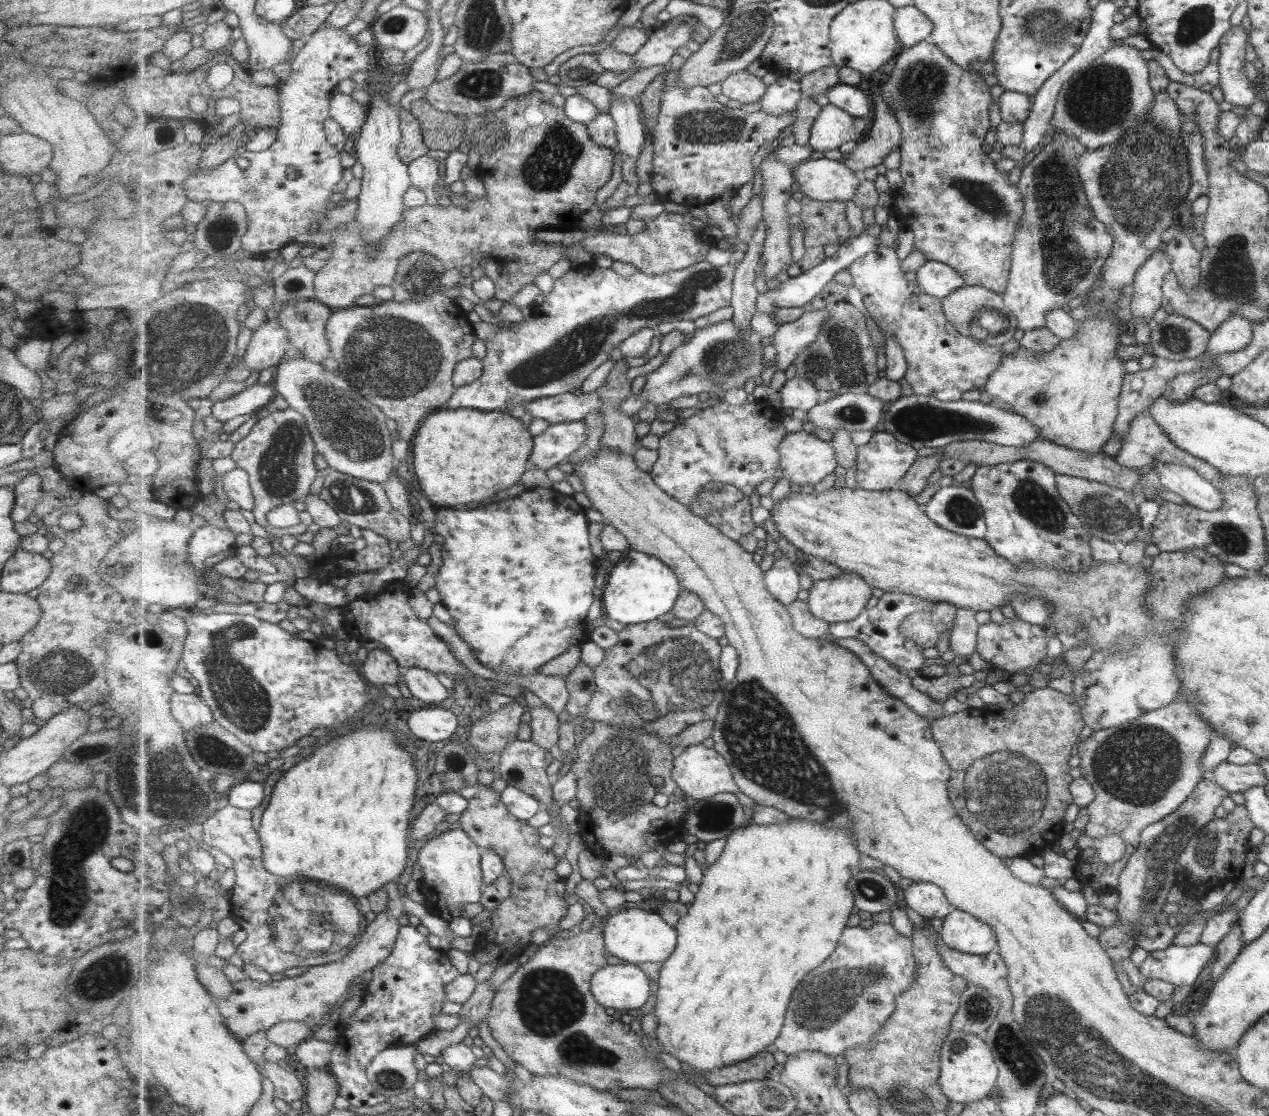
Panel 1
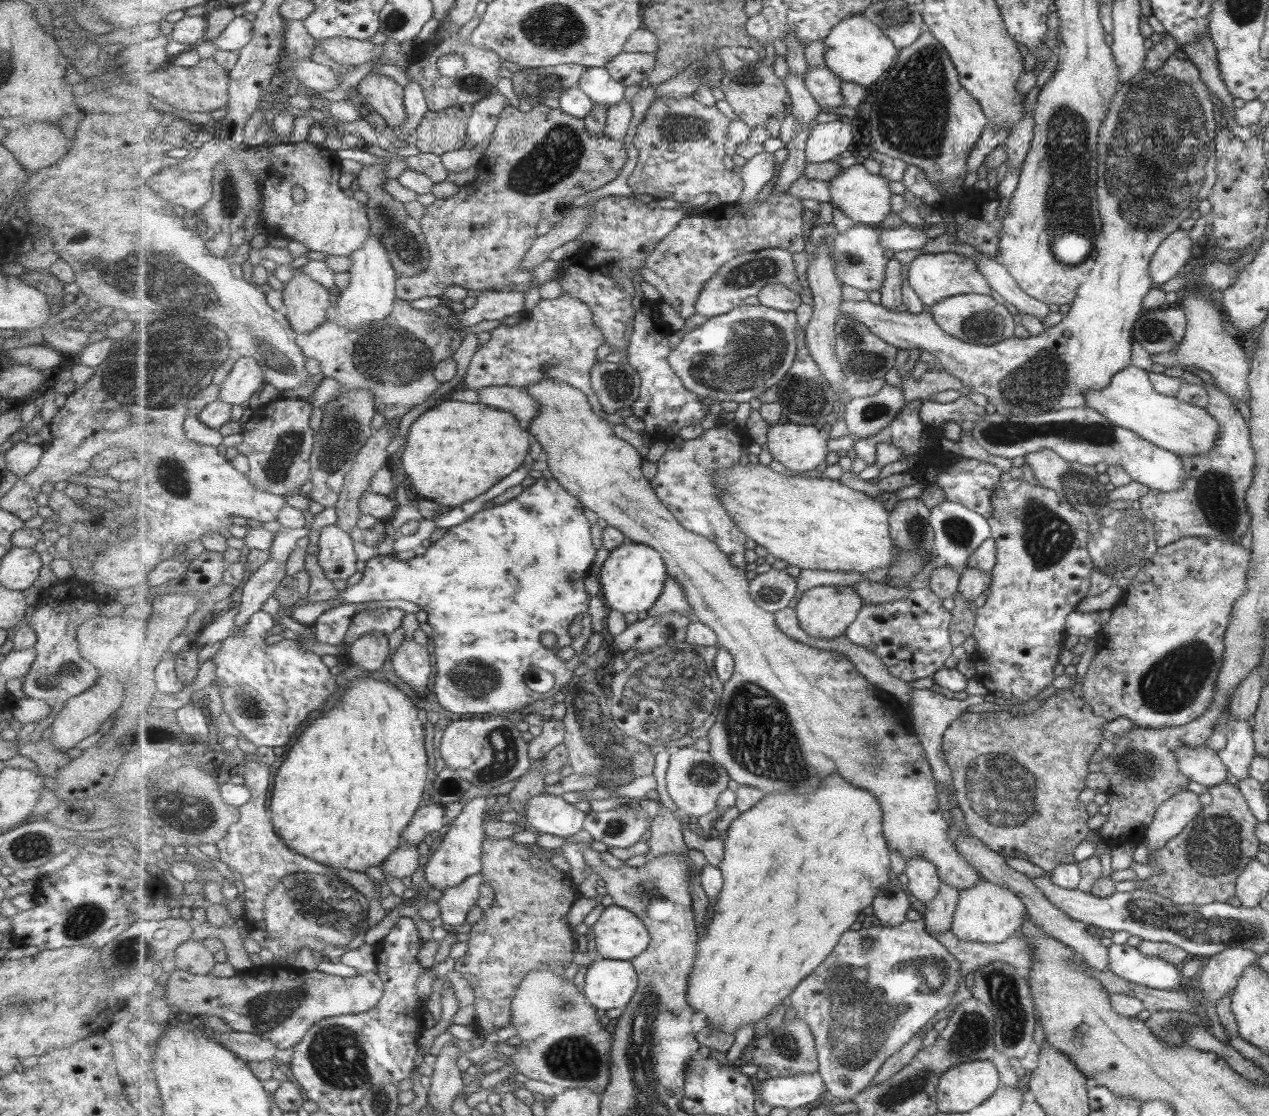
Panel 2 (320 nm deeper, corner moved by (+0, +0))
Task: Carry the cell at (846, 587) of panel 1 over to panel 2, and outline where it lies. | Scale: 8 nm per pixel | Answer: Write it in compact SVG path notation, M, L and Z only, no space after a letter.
M818 586L805 592L802 599L794 605L801 628L815 638L839 638L845 634L865 606L857 589L849 586Z

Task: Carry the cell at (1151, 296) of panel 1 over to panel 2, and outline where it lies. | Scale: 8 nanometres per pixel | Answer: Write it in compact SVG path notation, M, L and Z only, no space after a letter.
M1182 229L1177 230L1176 233L1168 234L1160 242L1148 267L1155 285L1163 284L1177 276L1178 271L1187 264L1187 260L1191 256L1191 244L1192 239L1188 232Z

